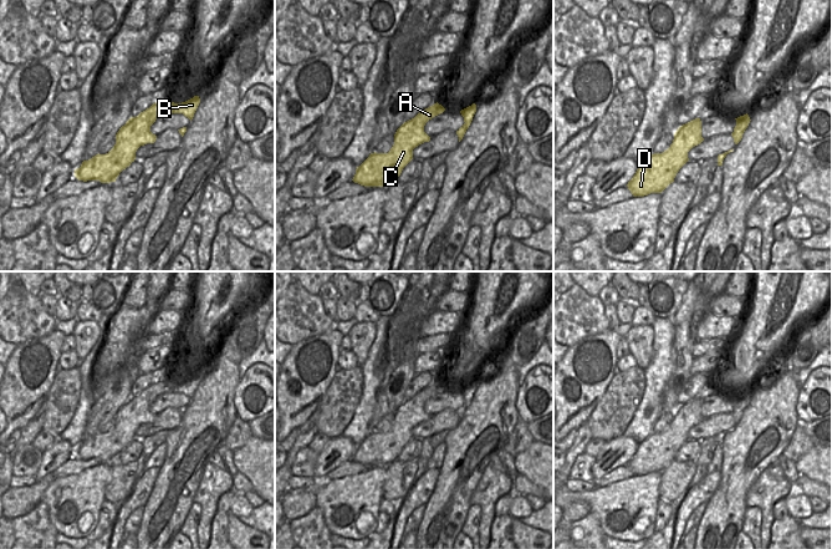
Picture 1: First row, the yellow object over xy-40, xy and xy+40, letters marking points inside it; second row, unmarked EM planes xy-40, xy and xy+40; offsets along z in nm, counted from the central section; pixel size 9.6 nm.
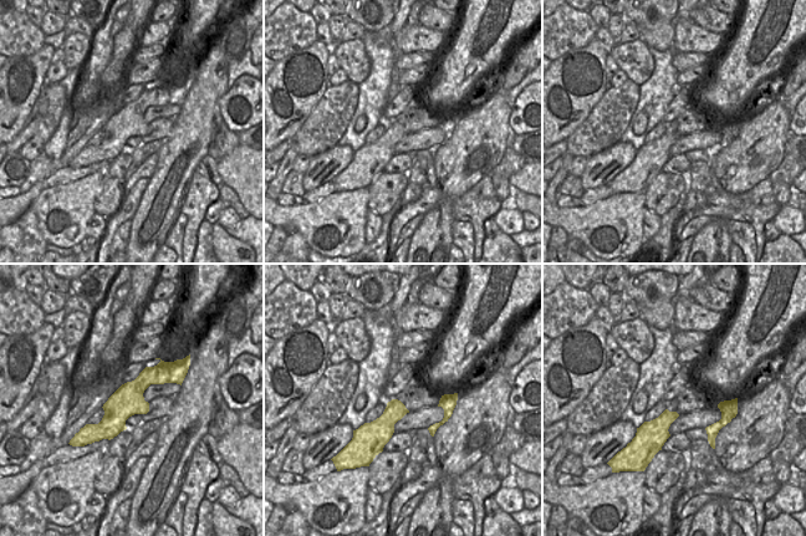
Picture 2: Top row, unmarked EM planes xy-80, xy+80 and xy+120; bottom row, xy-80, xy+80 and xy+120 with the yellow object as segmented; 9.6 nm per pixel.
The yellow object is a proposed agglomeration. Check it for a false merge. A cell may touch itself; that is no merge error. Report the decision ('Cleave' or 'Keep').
Keep

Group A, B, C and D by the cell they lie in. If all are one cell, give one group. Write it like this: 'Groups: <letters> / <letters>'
Groups: A B C D

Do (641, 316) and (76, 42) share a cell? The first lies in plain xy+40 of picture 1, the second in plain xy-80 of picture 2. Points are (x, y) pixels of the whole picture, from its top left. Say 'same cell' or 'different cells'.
different cells

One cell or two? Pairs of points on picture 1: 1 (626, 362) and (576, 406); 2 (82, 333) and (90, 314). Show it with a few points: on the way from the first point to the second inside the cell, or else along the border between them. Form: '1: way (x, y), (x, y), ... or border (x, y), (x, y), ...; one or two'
1: border (618, 360), (616, 369); two
2: border (78, 320), (93, 320), (96, 323); two

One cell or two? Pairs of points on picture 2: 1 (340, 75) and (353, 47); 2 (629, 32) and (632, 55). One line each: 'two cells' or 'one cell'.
1: two cells
2: two cells

